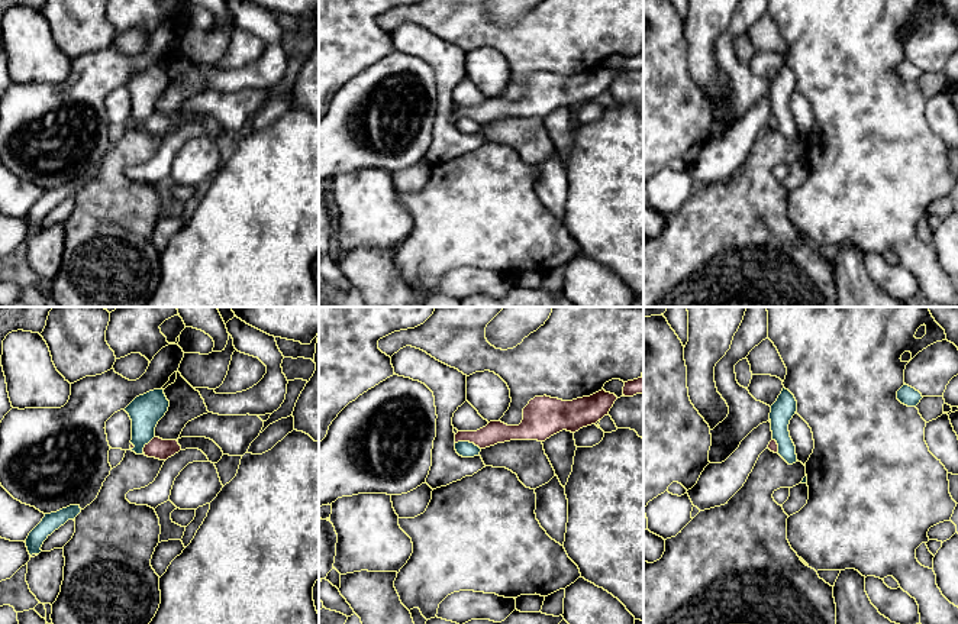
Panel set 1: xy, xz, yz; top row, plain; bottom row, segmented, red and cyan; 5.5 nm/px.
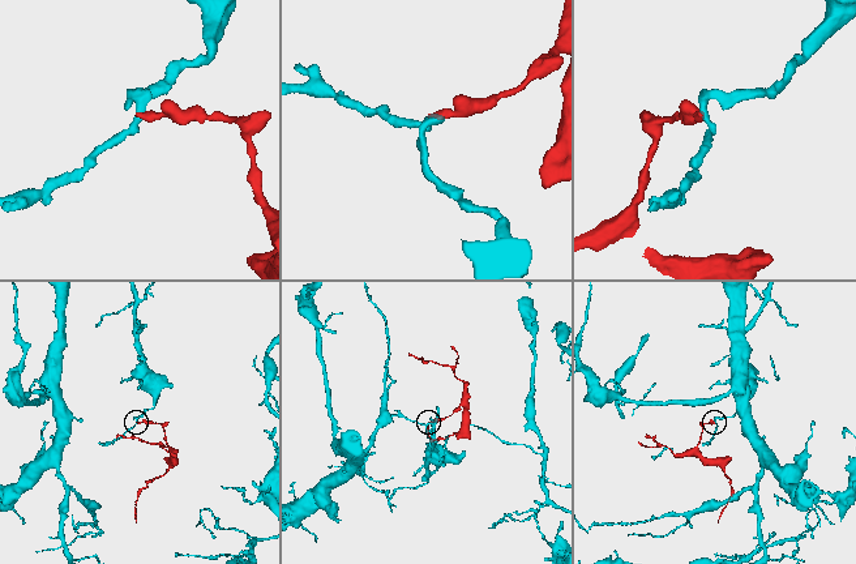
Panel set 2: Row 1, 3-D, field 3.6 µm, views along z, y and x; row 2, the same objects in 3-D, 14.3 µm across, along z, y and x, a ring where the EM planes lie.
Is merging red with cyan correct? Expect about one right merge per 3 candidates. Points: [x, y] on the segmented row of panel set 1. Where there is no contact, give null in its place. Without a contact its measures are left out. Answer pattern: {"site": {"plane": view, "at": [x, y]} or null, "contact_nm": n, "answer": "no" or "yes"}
{"site": {"plane": "xz", "at": [468, 440]}, "contact_nm": 150, "answer": "no"}

